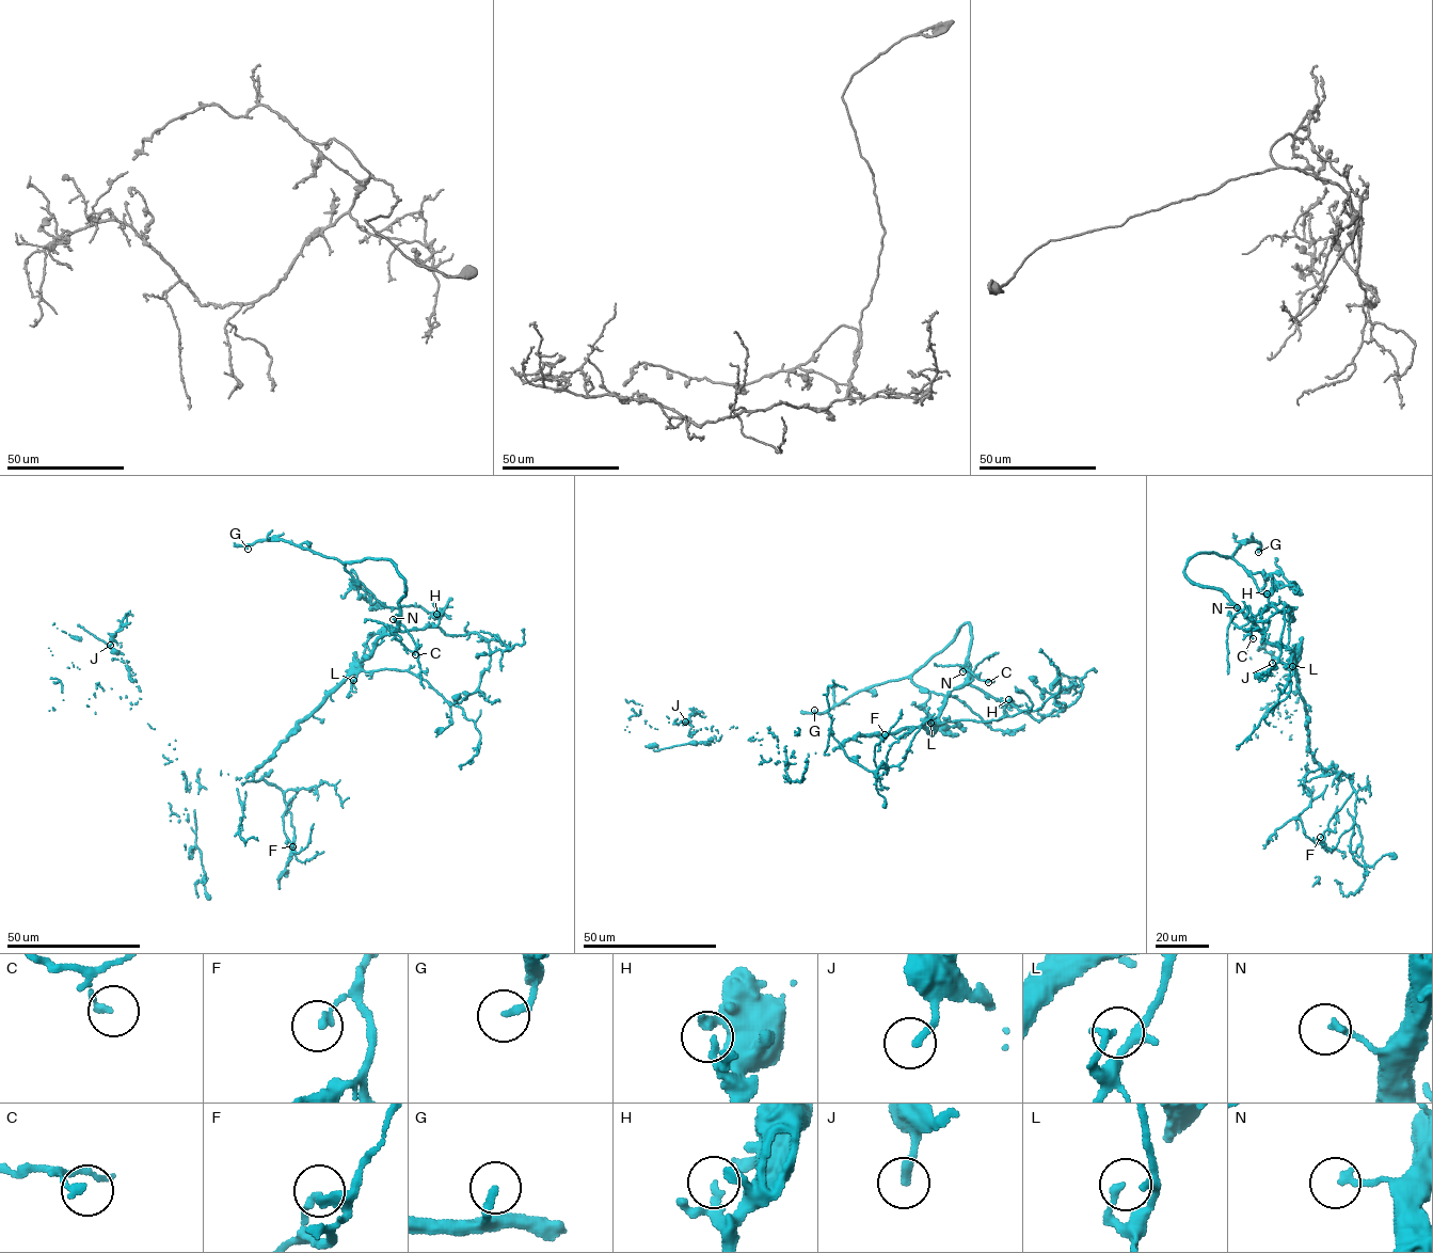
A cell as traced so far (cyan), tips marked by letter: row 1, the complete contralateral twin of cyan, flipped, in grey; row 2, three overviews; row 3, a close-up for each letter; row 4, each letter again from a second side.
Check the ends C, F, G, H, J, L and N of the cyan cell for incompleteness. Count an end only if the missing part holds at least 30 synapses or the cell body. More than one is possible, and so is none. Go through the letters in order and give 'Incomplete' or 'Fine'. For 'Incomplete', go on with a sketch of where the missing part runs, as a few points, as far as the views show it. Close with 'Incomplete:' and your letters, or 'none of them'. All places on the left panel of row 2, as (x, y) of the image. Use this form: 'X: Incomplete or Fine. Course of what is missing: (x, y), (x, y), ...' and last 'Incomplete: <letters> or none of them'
C: Fine
F: Fine
G: Fine
H: Fine
J: Incomplete. Course of what is missing: (110, 645), (117, 664), (129, 649)
L: Fine
N: Fine
Incomplete: J

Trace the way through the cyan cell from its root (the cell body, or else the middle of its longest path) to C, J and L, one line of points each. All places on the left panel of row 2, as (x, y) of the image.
C: (291, 730), (361, 667), (380, 637), (398, 634), (415, 654)
J: (291, 730), (248, 777), (221, 773), (189, 790), (113, 652), (121, 644), (110, 645)
L: (291, 730), (355, 673), (353, 680)

